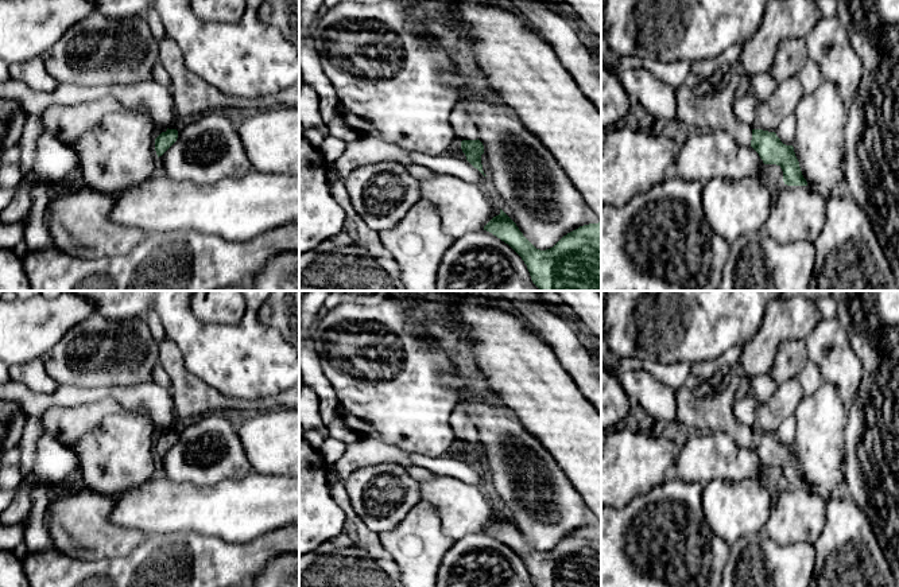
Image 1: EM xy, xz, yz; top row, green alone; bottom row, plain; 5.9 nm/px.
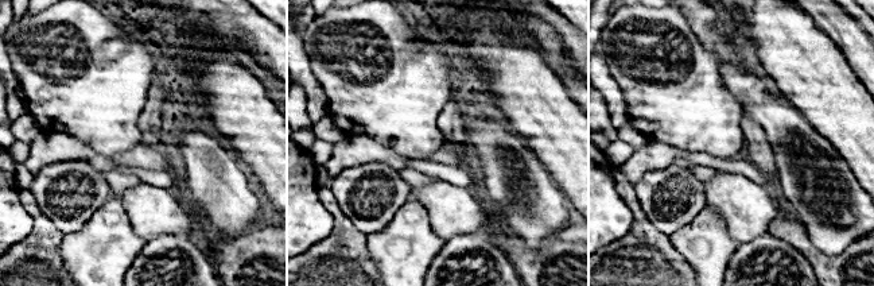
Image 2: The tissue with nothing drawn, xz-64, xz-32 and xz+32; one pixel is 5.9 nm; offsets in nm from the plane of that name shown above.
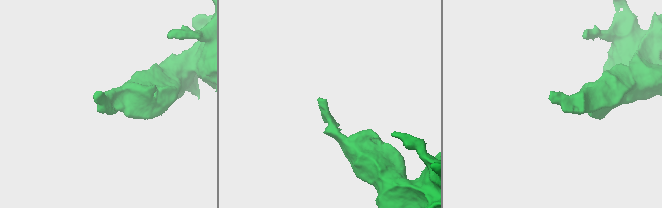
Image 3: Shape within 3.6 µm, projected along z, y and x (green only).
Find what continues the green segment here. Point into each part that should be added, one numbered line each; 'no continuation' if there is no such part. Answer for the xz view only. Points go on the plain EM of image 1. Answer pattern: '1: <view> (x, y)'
1: xz (464, 428)

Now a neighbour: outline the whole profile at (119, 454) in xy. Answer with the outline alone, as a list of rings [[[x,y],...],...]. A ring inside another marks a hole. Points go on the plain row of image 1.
[[[109,415],[67,447],[80,458],[77,469],[88,490],[115,495],[159,474],[155,425],[140,415]]]

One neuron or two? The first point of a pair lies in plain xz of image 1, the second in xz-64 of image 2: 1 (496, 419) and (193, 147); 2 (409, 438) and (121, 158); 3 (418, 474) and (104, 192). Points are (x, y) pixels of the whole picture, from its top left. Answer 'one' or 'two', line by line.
1: one
2: two
3: two

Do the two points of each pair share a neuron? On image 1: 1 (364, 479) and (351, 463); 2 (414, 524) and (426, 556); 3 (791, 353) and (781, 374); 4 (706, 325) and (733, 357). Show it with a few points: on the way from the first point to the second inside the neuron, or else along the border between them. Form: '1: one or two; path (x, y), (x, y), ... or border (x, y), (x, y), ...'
1: two; border (387, 461), (367, 467), (357, 467), (343, 481)
2: one; path (418, 532), (418, 548)
3: one; path (791, 358), (783, 369)
4: two; border (743, 343), (729, 348), (715, 358), (700, 362)

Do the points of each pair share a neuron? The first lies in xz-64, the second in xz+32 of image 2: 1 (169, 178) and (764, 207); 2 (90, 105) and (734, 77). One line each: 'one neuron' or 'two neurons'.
1: two neurons
2: two neurons

